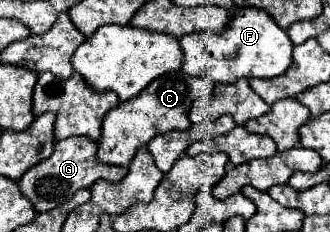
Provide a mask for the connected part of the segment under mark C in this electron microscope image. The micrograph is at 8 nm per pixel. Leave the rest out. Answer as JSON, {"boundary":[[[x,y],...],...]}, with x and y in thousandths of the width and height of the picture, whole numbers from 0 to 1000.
{"boundary":[[[552,302],[497,319],[473,345],[461,345],[412,422],[388,440],[364,440],[358,466],[333,474],[315,500],[309,526],[309,586],[297,612],[297,664],[291,681],[309,707],[345,707],[345,716],[388,716],[406,681],[412,647],[436,638],[467,586],[515,569],[515,560],[570,560],[576,517],[570,483],[582,466],[582,440],[600,414],[630,422],[642,353],[618,336],[582,336]]]}

